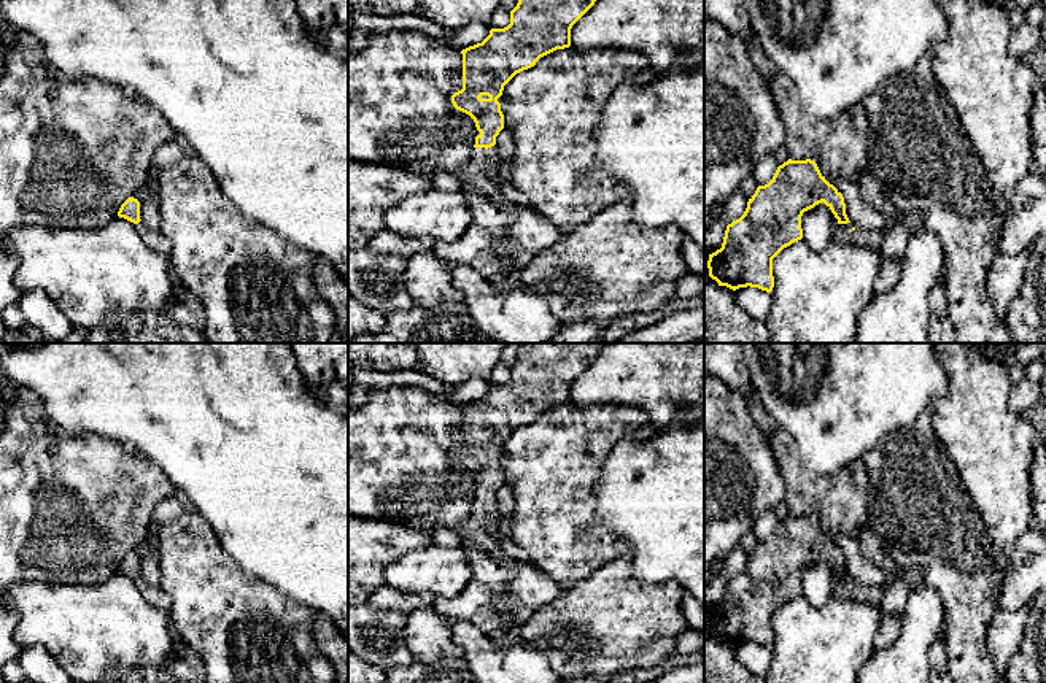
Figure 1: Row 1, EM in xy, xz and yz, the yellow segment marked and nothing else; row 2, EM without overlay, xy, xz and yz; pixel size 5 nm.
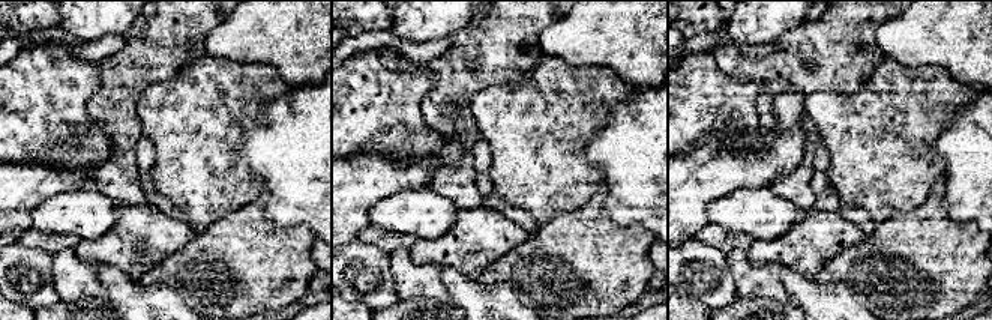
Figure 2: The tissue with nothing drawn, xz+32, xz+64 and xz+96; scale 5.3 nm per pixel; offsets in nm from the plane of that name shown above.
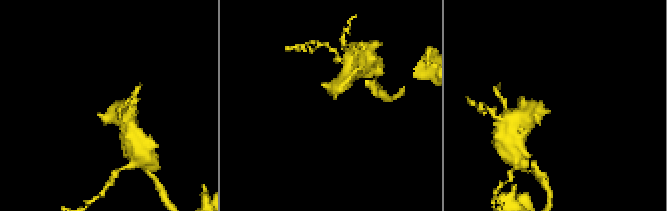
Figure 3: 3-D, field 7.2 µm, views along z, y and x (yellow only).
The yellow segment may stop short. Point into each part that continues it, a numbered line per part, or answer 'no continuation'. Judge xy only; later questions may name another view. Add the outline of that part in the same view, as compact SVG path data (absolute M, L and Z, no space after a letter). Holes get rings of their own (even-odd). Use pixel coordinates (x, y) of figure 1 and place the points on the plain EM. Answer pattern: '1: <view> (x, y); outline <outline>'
1: xy (158, 598); outline M140 577L138 580L134 580L138 586L141 596L156 608L162 612L169 612L172 607L172 597L162 591L161 588L154 588L145 583L145 580ZM132 578L134 580L134 578Z

